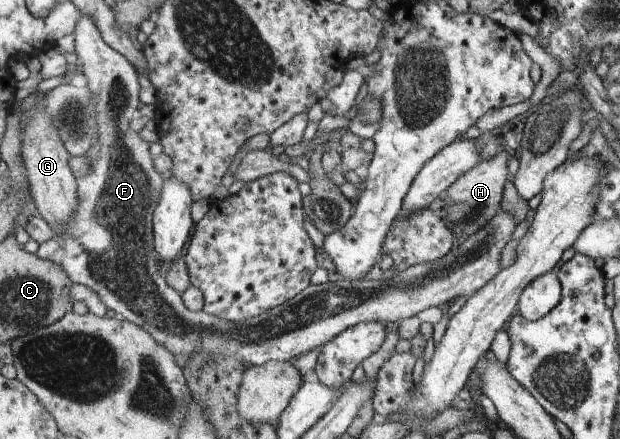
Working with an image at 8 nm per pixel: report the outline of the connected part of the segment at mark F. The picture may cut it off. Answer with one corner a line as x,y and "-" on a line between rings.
88,16
81,17
74,36
75,54
82,62
82,74
87,77
87,84
94,93
91,107
94,107
97,112
99,141
84,156
88,157
91,162
91,172
77,179
81,198
80,206
75,220
68,229
65,229
65,234
62,236
62,240
65,240
65,243
62,243
62,249
66,251
62,266
75,283
93,288
109,309
116,312
118,316
149,330
159,343
165,344
166,348
171,349
174,354
178,356
186,354
189,358
198,353
203,353
204,356
232,356
250,367
263,365
270,361
288,362
318,346
324,346
354,325
370,321
399,323
415,317
416,314
420,314
422,310
431,306
451,304
450,301
458,300
458,296
464,295
470,298
495,276
498,276
503,269
502,253
505,246
511,239
514,239
518,224
512,214
500,210
486,227
469,236
464,243
452,248
446,256
436,262
423,262
414,268
397,271
398,276
394,276
394,279
384,279
379,282
364,279
341,283
328,282
322,286
312,284
286,304
242,322
227,321
205,310
189,309
185,305
182,294
173,289
167,283
166,277
159,272
161,261
155,247
153,216
161,199
166,175
156,170
155,157
152,156
150,143
144,142
140,134
134,133
130,128
136,116
136,110
142,105
138,100
140,82
138,82
137,68
129,58
113,50
102,40
102,33
98,31
96,24

